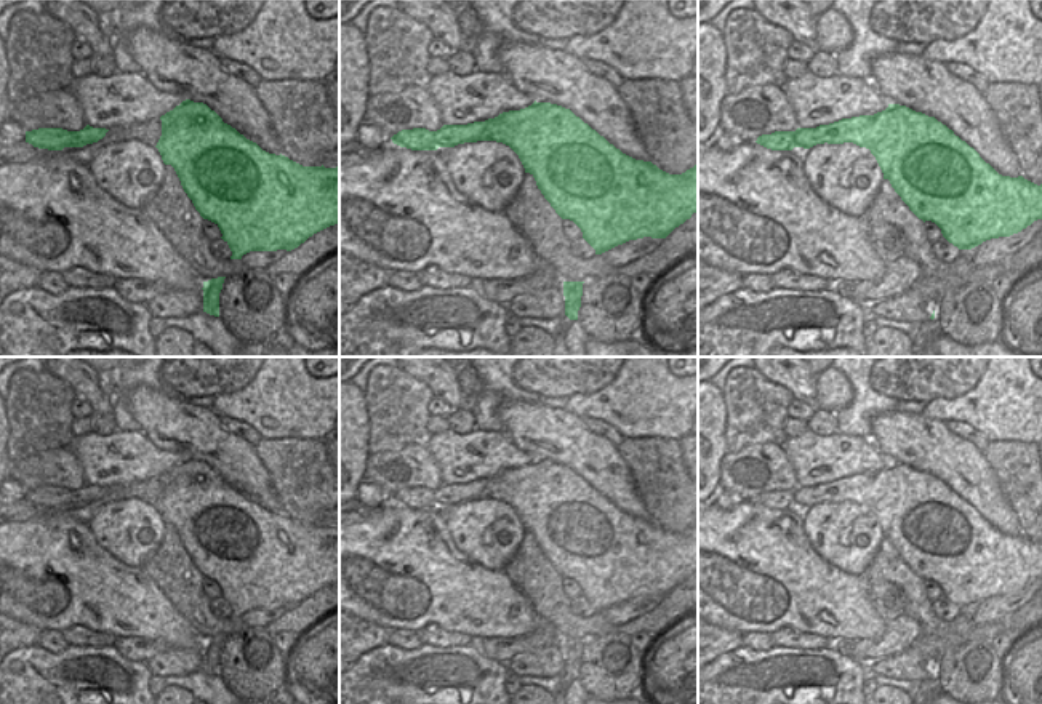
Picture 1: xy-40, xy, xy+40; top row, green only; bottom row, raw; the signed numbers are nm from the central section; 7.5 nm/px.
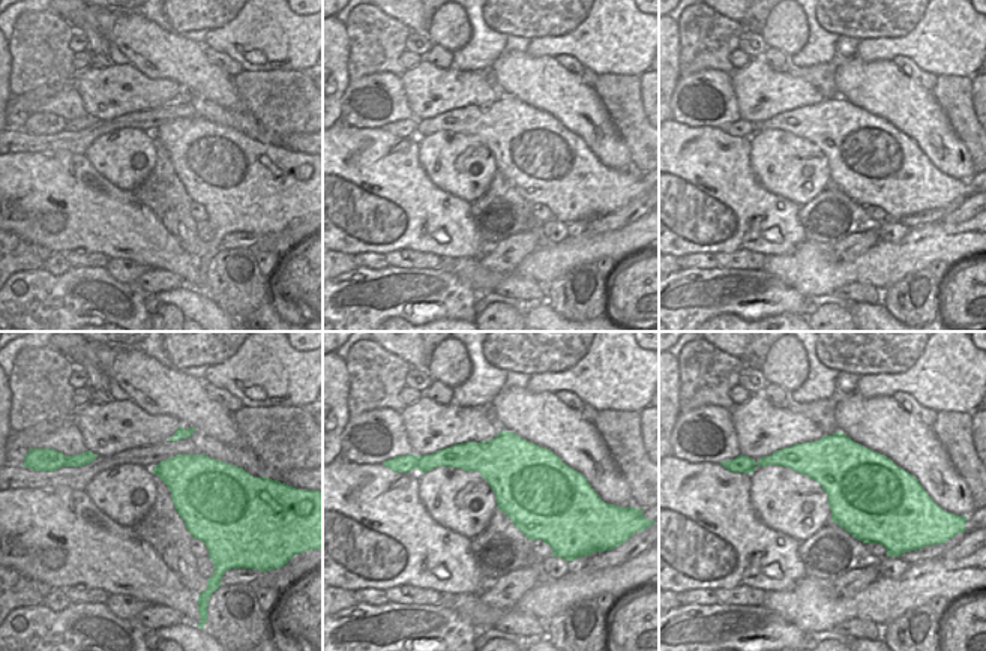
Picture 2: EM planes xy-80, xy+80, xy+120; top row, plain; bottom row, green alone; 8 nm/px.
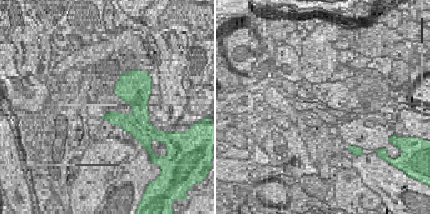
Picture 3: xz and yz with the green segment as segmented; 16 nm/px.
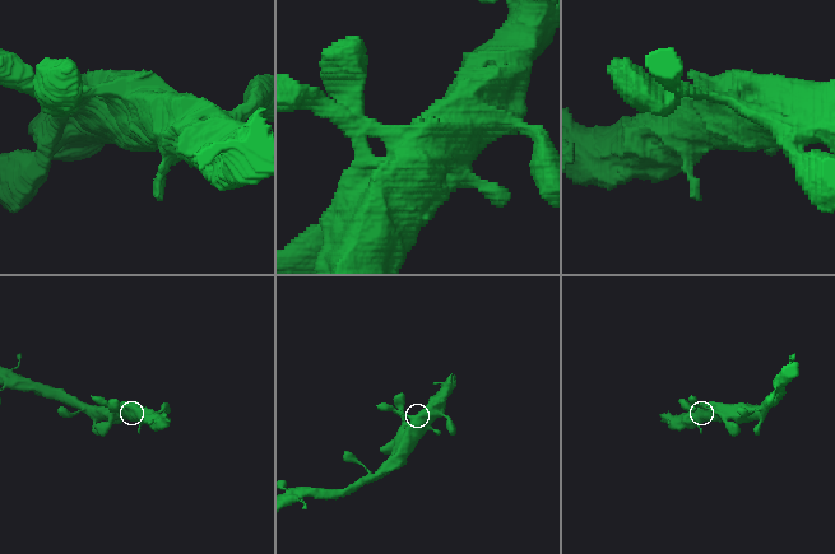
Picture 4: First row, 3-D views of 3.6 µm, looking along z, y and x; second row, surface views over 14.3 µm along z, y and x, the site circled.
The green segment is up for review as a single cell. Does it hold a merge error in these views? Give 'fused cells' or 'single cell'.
single cell

